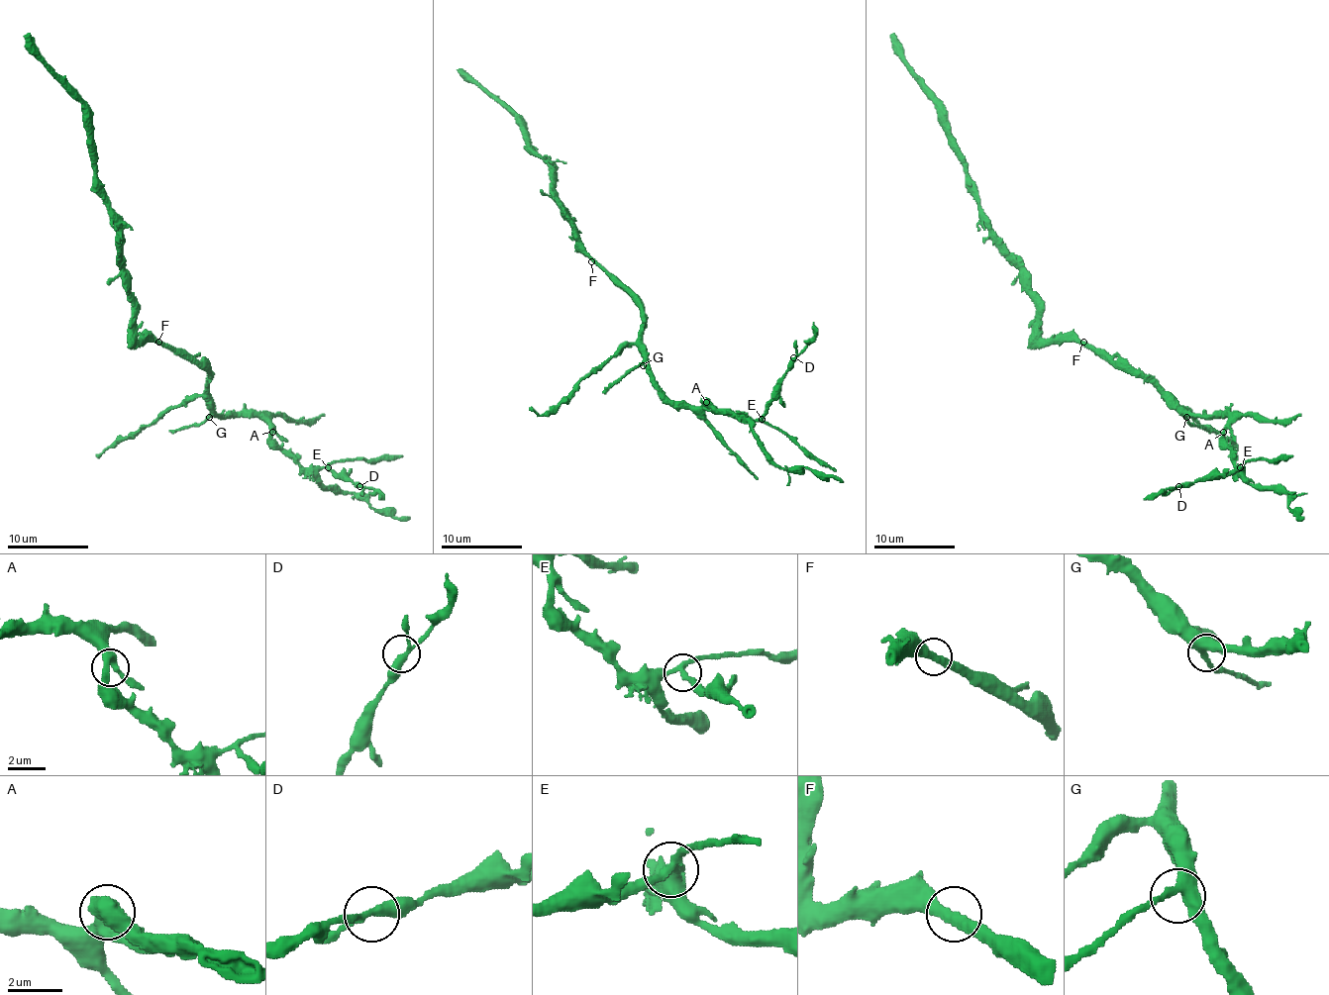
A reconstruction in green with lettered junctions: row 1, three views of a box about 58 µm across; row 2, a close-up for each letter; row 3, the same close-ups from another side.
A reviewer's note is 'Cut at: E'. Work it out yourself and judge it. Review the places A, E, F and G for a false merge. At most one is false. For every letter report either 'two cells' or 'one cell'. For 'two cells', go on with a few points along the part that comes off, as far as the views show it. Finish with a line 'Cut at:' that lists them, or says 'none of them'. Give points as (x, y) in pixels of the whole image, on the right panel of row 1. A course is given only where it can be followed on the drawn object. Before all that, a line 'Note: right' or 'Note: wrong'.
Note: right
A: one cell
E: two cells; course (1240, 468), (1226, 474), (1209, 474), (1144, 499)
F: one cell
G: one cell
Cut at: E

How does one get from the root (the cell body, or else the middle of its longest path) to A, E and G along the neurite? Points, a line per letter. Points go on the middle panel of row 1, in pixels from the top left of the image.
A: (593, 259), (641, 310), (643, 357), (653, 381), (675, 402), (691, 406), (701, 406), (706, 402)
E: (593, 259), (641, 310), (645, 363), (653, 381), (671, 400), (710, 410), (728, 408), (738, 418), (761, 418)
G: (593, 259), (641, 310), (643, 365)

